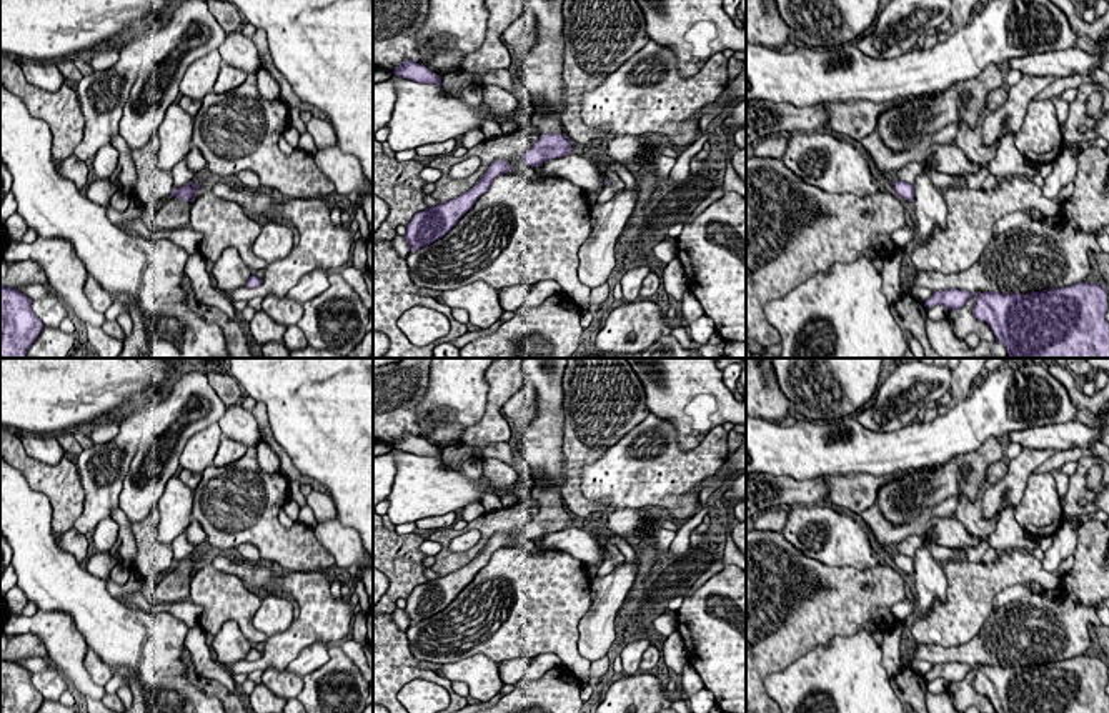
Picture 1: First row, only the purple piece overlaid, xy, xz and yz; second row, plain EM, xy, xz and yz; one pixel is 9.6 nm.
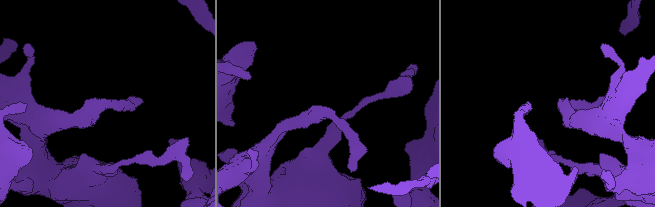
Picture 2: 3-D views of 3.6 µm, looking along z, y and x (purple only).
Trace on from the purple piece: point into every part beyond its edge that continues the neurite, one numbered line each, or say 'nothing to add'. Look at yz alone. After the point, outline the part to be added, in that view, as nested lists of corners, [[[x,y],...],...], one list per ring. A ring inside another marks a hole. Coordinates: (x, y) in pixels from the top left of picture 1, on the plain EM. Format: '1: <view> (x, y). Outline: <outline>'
nothing to add

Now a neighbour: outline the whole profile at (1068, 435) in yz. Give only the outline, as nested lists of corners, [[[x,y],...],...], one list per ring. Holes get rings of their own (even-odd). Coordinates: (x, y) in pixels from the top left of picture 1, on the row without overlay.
[[[1067,421],[1062,425],[1046,425],[1011,431],[1009,440],[1022,448],[1054,451],[1069,448],[1091,448],[1094,441],[1101,441],[1101,426],[1091,428],[1081,421]]]

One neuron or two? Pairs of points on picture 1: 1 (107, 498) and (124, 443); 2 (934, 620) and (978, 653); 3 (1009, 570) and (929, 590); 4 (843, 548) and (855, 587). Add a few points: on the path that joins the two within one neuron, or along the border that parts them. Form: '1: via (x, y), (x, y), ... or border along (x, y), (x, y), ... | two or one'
1: via (107, 485), (107, 465), (115, 457) | one
2: border along (991, 613), (984, 625), (963, 643), (926, 645) | two
3: border along (943, 565), (944, 598), (936, 598), (920, 615) | two
4: border along (810, 557), (861, 570), (880, 565) | two

